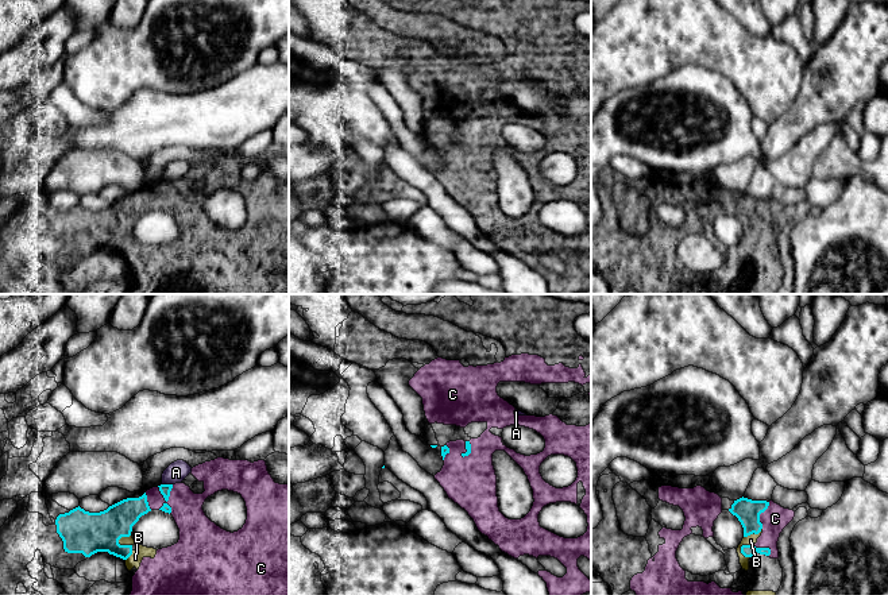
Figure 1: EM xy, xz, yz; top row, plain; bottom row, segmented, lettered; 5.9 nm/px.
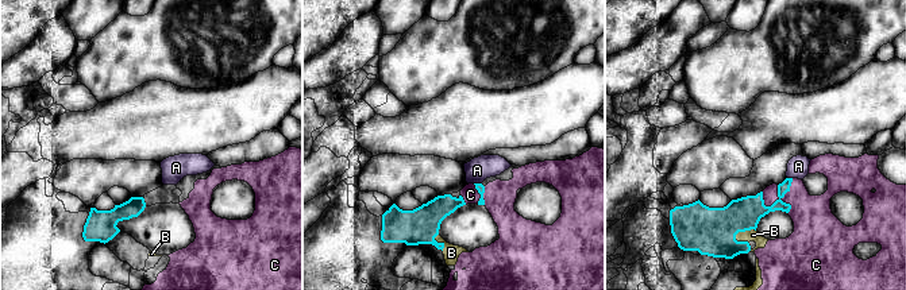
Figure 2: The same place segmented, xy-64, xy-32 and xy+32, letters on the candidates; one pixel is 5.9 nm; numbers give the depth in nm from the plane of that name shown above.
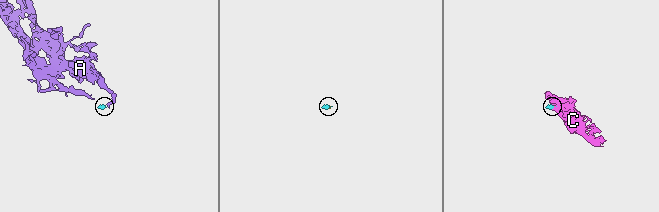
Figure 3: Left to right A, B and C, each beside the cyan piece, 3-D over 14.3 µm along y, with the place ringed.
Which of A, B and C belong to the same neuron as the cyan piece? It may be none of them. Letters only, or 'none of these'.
B, C

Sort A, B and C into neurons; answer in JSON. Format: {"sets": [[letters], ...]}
{"sets": [["A"], ["B", "C"]]}

